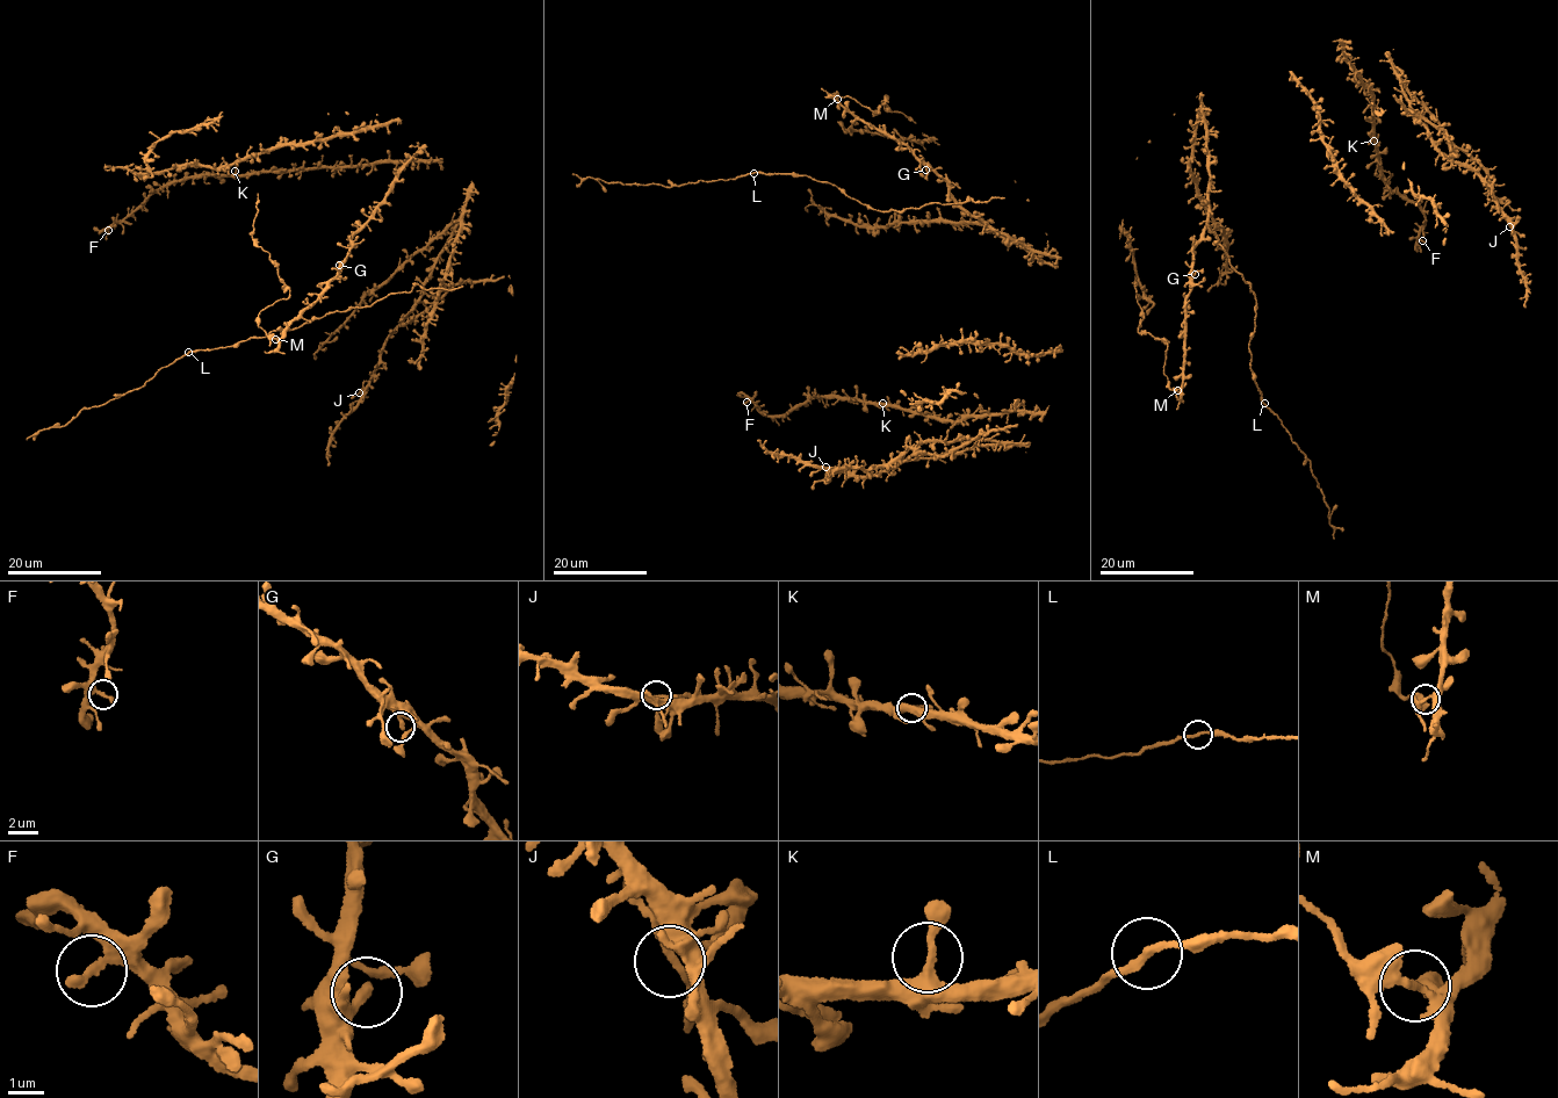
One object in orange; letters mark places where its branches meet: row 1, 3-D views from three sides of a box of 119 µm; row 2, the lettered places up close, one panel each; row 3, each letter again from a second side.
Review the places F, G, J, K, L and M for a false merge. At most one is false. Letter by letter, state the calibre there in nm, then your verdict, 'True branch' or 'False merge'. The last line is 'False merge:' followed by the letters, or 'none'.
F: Thickness 280 nm. True branch
G: Thickness 260 nm. True branch
J: Thickness 170 nm. True branch
K: Thickness 280 nm. True branch
L: Thickness 200 nm. True branch
M: Thickness 240 nm. False merge
False merge: M

